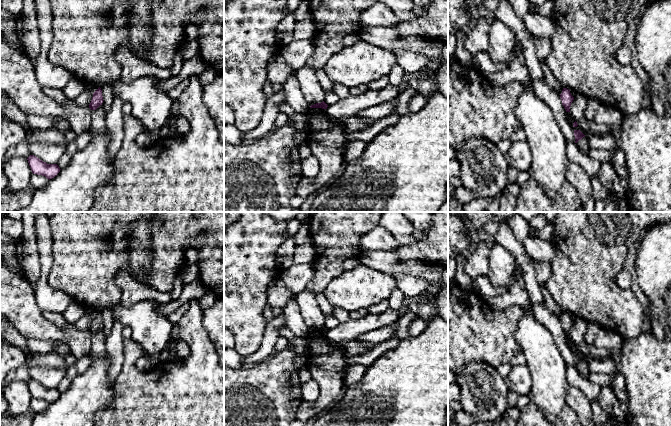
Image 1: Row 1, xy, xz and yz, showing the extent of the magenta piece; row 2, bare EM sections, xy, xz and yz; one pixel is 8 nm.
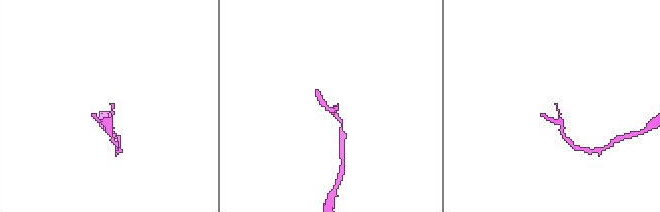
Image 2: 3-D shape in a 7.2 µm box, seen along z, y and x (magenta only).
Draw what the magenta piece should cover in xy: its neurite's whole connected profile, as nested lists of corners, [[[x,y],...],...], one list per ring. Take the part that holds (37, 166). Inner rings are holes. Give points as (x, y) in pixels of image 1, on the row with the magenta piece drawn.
[[[30,155],[27,160],[33,174],[45,176],[49,180],[61,170],[57,164],[47,164],[34,155]]]

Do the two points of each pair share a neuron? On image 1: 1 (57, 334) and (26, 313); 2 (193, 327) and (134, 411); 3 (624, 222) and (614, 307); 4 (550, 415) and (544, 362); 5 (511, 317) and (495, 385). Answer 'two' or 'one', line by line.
1: one
2: one
3: one
4: one
5: two

